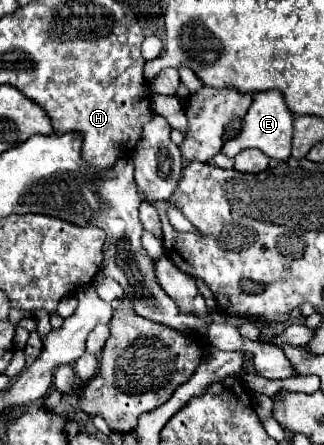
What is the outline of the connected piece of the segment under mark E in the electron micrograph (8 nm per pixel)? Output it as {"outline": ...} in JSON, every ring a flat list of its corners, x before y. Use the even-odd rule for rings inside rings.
{"outline":[[274,90,256,92,254,102,242,122,242,132,234,140,228,140,222,148,222,152,226,152,226,156,234,158,244,148,258,148,274,160,286,160,286,158,290,158,292,134,294,134,294,114,286,108,284,96]]}

